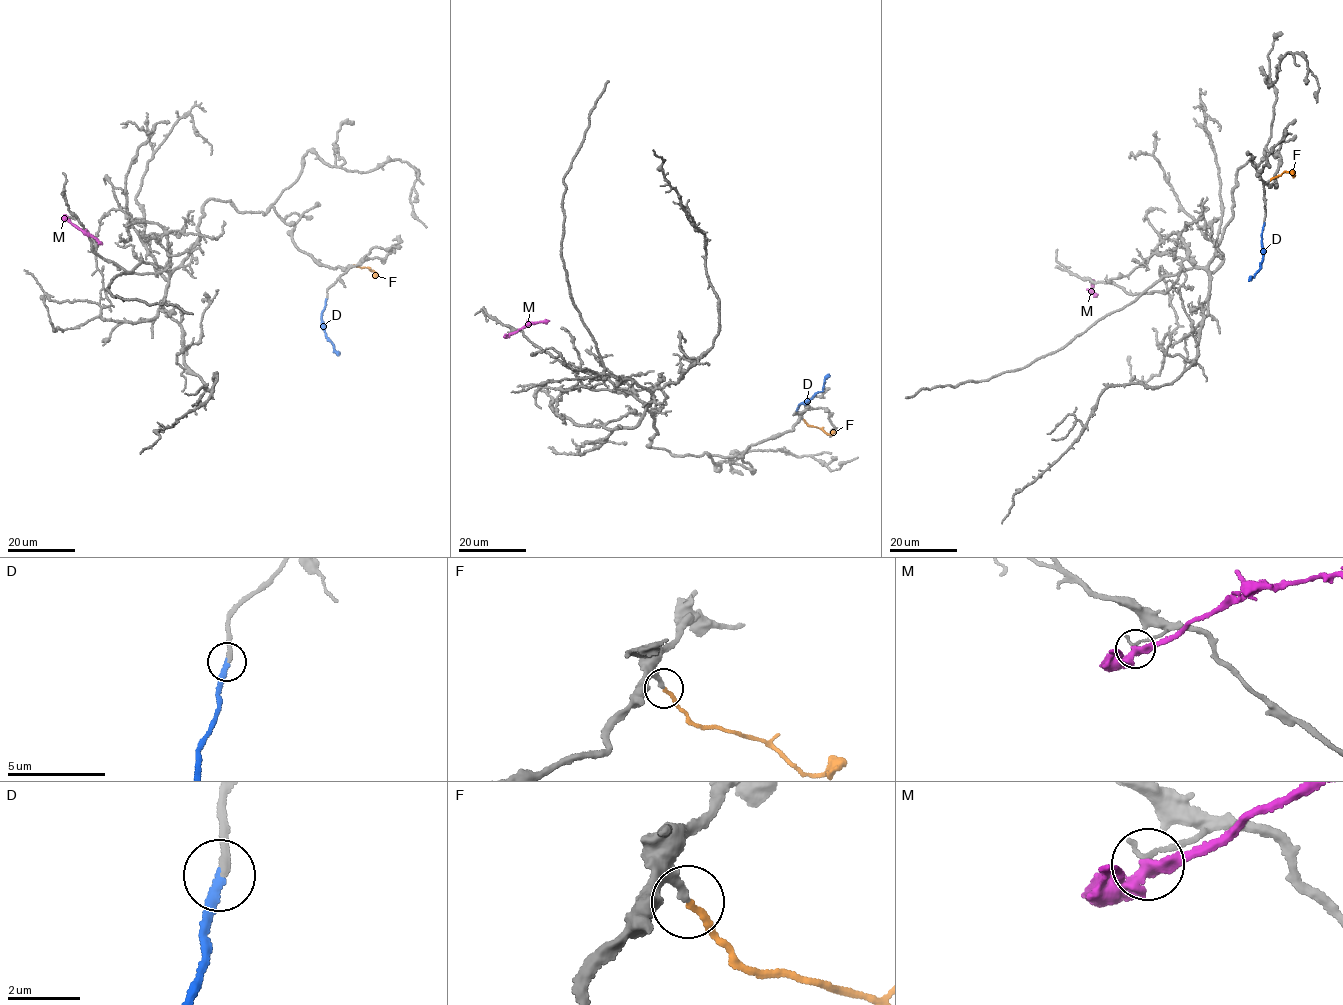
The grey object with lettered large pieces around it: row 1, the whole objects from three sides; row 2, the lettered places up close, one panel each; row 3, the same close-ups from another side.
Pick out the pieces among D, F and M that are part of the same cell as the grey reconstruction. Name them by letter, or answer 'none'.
D, F

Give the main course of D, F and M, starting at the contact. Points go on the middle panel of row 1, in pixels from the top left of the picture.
D: (796, 410), (799, 404), (823, 390), (829, 374)
F: (802, 419), (808, 425), (832, 432)
M: (509, 333), (529, 324), (549, 321)

